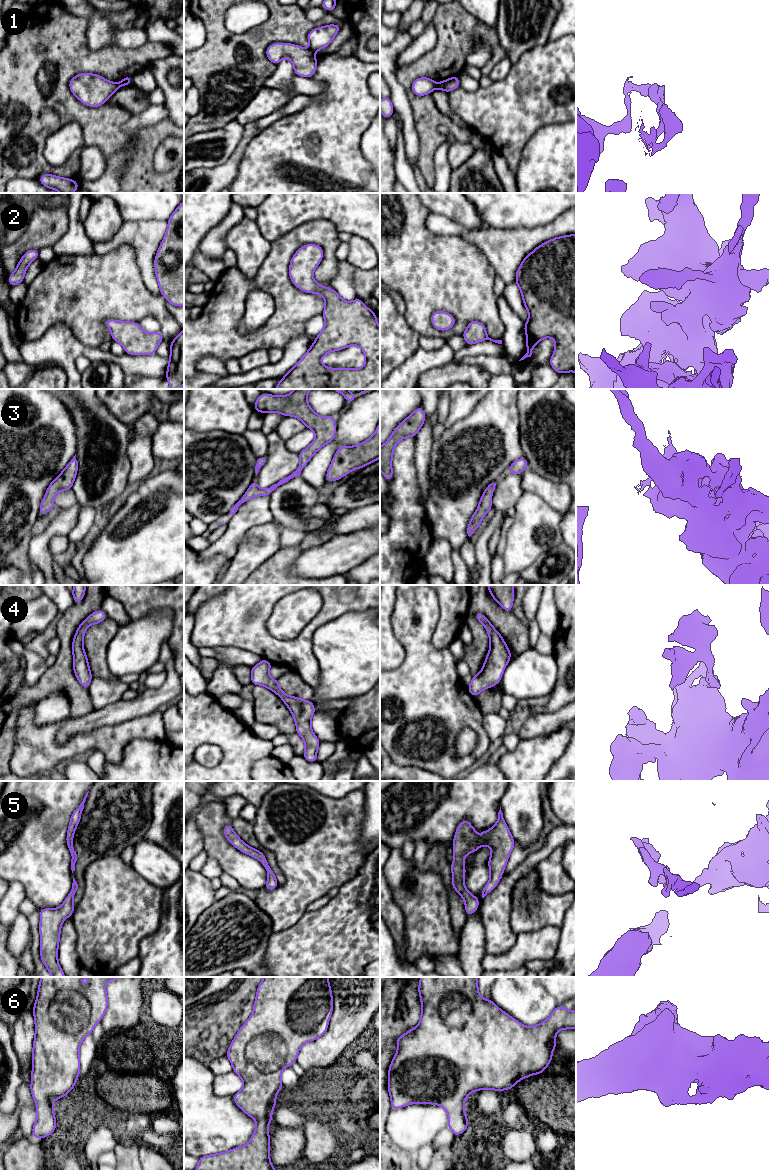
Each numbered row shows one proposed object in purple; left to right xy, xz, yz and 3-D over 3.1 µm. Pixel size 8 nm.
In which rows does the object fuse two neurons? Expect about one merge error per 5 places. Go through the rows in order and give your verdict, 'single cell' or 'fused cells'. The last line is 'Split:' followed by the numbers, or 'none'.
1: fused cells
2: single cell
3: single cell
4: single cell
5: single cell
6: single cell
Split: 1

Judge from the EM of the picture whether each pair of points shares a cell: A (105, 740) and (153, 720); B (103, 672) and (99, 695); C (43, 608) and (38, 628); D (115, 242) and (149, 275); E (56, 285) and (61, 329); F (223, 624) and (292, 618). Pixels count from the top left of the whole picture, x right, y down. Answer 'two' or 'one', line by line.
A: one
B: two
C: one
D: one
E: two
F: two

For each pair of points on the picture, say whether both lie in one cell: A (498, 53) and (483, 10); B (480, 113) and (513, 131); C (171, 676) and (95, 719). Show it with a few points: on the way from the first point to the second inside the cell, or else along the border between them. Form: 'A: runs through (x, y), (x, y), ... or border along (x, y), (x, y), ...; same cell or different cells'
A: border along (468, 13), (486, 25), (495, 27); different cells
B: runs through (488, 113), (495, 113), (505, 123); same cell
C: runs through (157, 697), (135, 708), (116, 713); same cell

